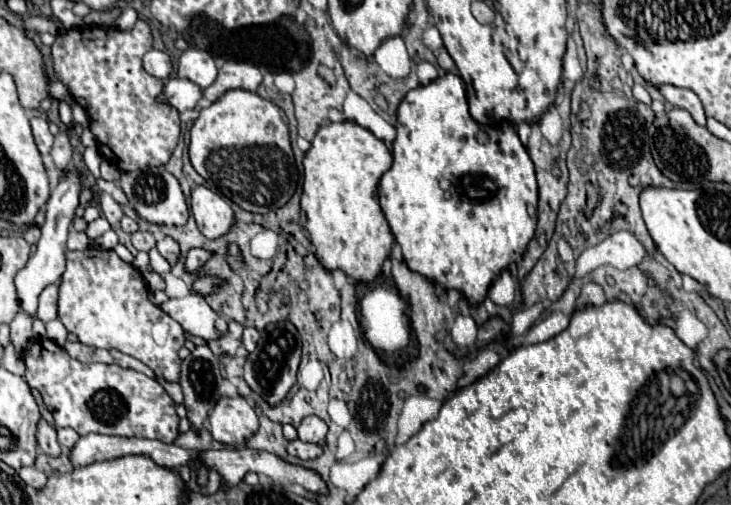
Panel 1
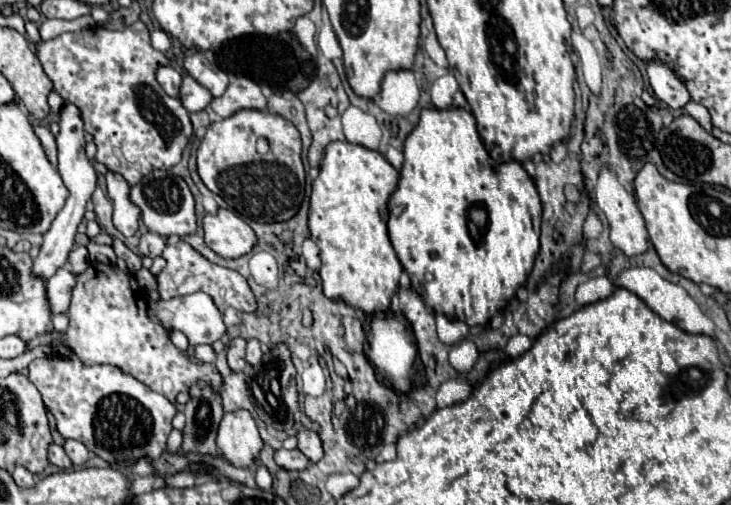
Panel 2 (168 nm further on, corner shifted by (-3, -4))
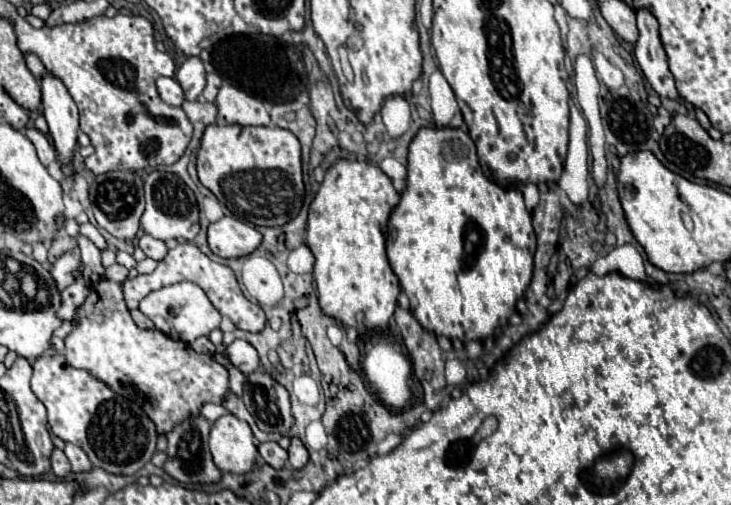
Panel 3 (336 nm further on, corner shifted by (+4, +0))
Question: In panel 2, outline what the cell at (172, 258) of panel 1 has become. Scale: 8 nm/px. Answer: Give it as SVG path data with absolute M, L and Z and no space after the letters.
M179 240L177 244L171 244L163 250L163 258L167 260L165 268L161 270L161 274L157 276L159 282L159 294L163 300L169 300L173 296L185 296L185 294L193 294L193 292L205 292L213 298L215 306L223 312L225 308L235 308L239 312L253 312L255 310L255 296L247 284L247 280L229 268L217 266L213 262L209 262L207 258L203 258L197 250L193 250L187 242Z

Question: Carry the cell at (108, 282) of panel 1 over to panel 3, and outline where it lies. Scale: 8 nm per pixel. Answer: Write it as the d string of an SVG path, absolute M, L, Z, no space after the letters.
M100 280L98 284L92 286L84 306L78 308L78 316L74 318L74 330L64 342L66 342L64 356L70 366L88 370L94 378L98 378L100 382L106 382L110 390L138 404L146 412L146 416L154 422L158 434L168 434L174 426L182 424L186 418L198 418L204 404L208 402L222 404L226 400L228 370L222 364L214 362L214 356L196 354L182 340L172 340L160 330L138 328L126 308L122 286L118 282Z

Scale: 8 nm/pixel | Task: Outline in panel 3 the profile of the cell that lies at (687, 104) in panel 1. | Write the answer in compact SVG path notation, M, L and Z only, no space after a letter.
M642 8L642 10L636 10L636 22L638 22L640 36L638 36L634 54L644 76L660 96L682 102L682 96L674 86L674 76L668 68L666 52L660 42L658 20L654 18L654 14L650 14L650 10Z

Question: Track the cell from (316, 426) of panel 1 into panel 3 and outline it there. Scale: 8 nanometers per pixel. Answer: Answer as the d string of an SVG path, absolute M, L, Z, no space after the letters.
M290 438L292 442L290 442L290 448L288 448L288 464L290 464L290 468L294 468L294 470L300 470L300 468L304 468L306 466L306 462L308 462L308 450L306 450L306 446L302 444L302 440L300 438Z

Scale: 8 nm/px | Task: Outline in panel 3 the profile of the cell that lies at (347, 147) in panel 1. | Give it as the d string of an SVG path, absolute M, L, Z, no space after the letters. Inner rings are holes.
M336 160L336 164L326 172L324 182L320 184L318 194L314 196L308 212L308 230L306 242L312 250L314 262L314 278L318 284L318 300L320 308L326 316L342 322L344 326L356 328L360 334L368 330L388 330L388 322L396 310L400 284L396 274L392 272L386 258L386 226L390 218L390 210L398 206L398 194L390 182L390 178L370 162L348 162ZM362 312L366 320L362 324L356 322L356 314Z

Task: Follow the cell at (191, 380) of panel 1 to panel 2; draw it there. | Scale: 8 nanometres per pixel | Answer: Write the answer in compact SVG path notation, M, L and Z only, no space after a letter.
M199 380L189 388L189 402L185 404L187 424L183 428L183 452L193 454L217 454L217 426L223 418L223 404L219 390L213 390L209 382Z

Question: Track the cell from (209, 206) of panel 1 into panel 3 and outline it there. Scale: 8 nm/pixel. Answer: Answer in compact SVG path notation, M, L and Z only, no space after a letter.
M224 216L208 226L208 246L220 258L240 258L252 254L262 244L262 234L236 218Z

